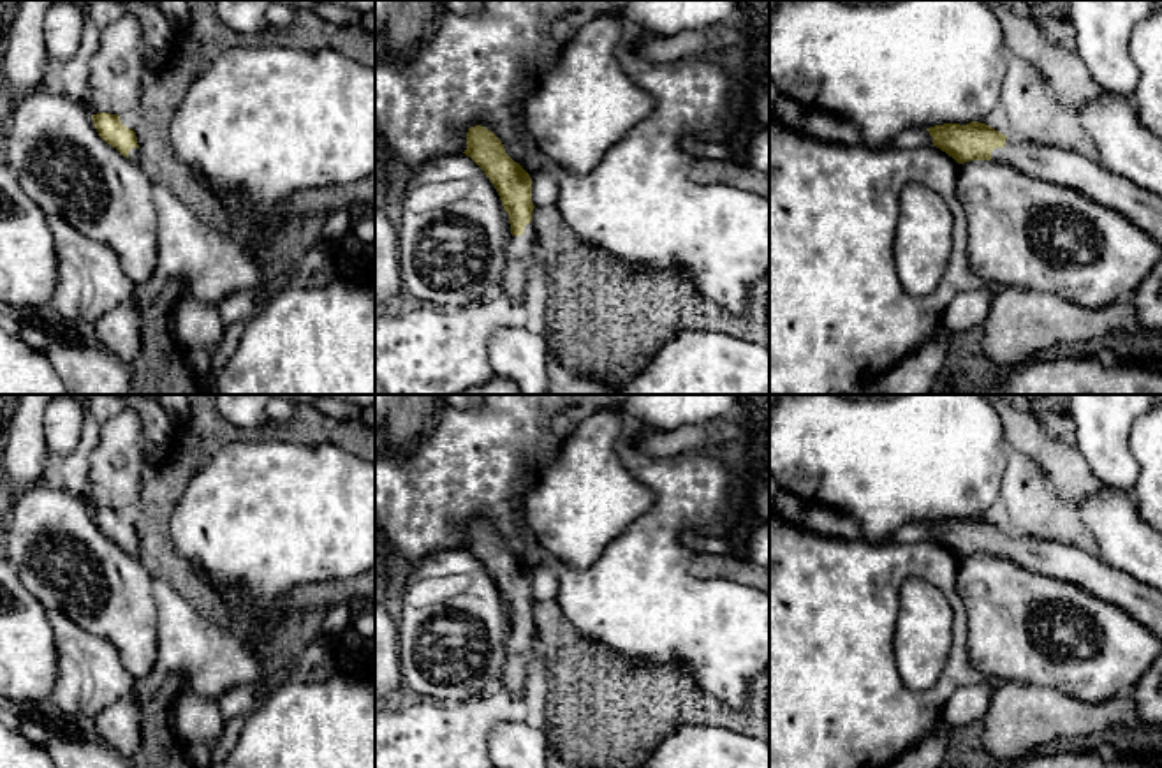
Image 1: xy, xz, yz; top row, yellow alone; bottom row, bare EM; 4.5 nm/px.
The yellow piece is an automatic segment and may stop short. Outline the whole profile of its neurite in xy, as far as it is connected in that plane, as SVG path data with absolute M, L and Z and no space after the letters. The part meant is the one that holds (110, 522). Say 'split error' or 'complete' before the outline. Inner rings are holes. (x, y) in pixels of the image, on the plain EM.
split error | M97 507L97 509L92 509L92 514L99 530L107 539L116 543L123 551L134 557L139 555L139 539L137 539L136 527L125 521L118 509Z

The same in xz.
split error | M475 520L467 527L470 551L495 580L502 601L509 609L511 634L507 638L505 683L518 694L526 683L533 661L539 655L537 632L532 618L532 572L514 557L502 535L486 521Z

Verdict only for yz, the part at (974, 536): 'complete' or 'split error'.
split error

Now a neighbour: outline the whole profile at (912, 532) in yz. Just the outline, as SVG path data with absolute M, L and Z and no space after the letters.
M907 523L907 525L898 527L891 534L891 541L894 544L933 541L933 532L930 530L926 523Z

